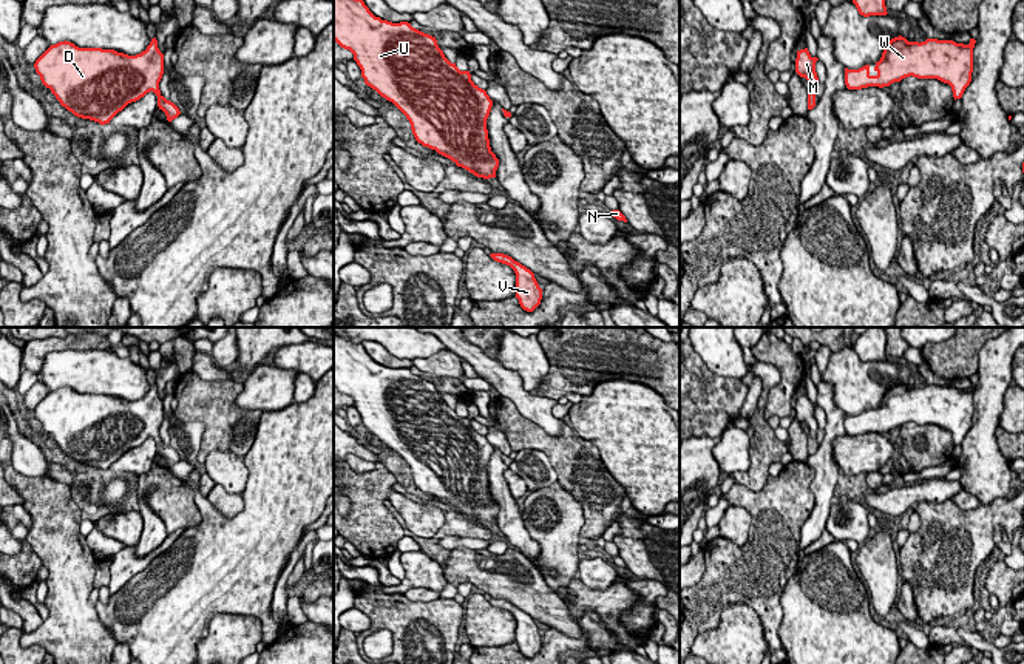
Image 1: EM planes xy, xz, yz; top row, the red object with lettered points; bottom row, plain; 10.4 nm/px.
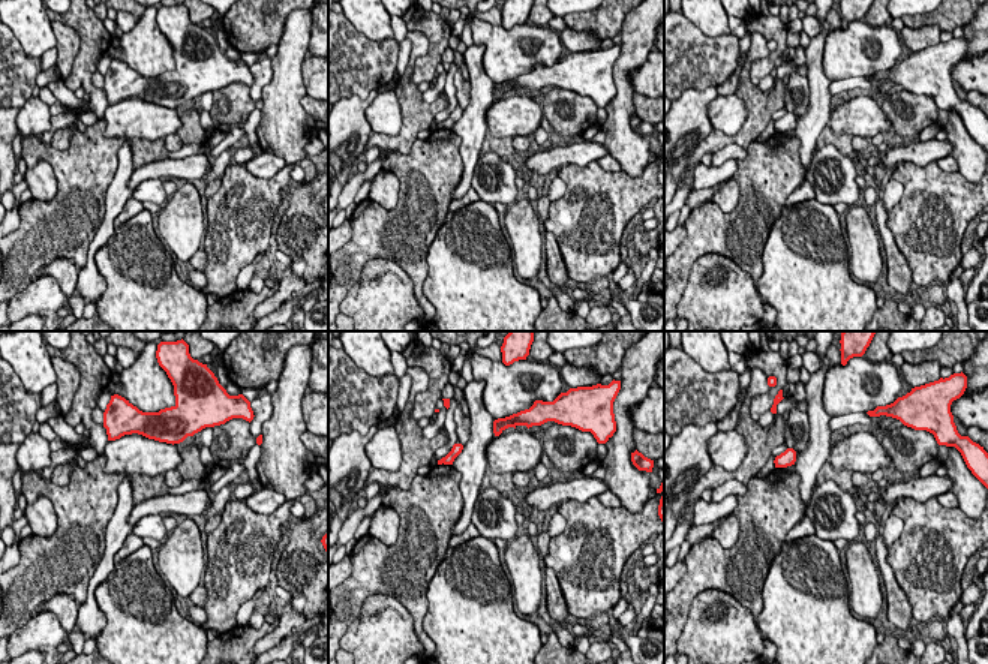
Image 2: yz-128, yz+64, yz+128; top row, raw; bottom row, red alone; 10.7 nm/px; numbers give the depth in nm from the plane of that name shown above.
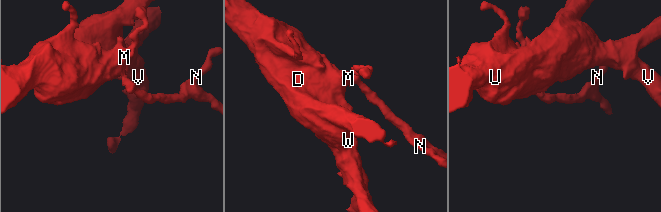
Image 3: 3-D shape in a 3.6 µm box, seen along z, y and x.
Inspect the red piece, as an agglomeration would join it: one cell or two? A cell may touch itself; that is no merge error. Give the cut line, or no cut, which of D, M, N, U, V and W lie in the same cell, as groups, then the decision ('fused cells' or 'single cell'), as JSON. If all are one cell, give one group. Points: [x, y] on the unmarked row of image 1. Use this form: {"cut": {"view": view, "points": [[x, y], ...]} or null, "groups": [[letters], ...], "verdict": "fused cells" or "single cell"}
{"cut": null, "groups": [["D", "M", "N", "U", "V", "W"]], "verdict": "single cell"}

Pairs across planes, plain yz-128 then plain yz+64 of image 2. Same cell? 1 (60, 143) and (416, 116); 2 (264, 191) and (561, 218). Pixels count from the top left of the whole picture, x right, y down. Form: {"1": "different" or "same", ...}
{"1": "same", "2": "same"}

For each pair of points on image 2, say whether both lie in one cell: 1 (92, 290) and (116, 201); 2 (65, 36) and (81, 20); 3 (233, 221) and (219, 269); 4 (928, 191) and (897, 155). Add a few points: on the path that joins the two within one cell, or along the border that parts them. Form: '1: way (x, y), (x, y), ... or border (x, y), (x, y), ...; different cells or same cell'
1: way (90, 267), (92, 249), (104, 234), (107, 224); same cell
2: border (60, 20), (80, 39), (80, 50), (74, 63); different cells
3: way (233, 233), (227, 257); same cell
4: border (936, 161), (922, 167), (900, 162), (894, 168); different cells

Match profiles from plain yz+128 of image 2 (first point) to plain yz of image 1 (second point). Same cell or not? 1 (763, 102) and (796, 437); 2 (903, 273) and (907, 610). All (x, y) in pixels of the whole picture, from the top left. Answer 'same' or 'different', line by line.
1: different
2: same

